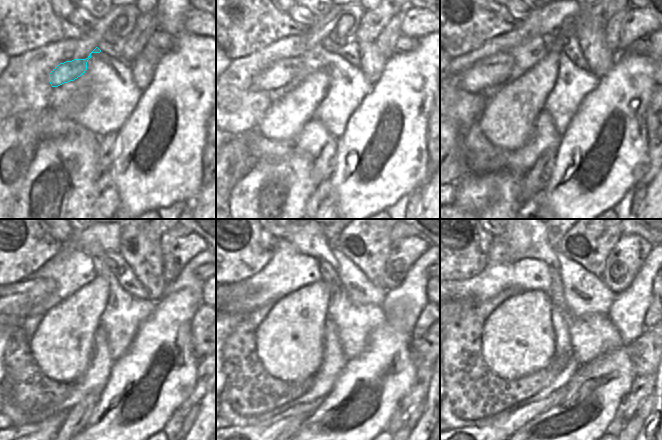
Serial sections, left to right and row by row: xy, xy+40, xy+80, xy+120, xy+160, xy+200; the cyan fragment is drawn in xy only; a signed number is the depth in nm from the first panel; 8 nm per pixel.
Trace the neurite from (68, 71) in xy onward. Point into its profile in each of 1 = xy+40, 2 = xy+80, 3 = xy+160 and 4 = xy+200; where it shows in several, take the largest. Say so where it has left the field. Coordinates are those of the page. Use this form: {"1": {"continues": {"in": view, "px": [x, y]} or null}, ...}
{"1": {"continues": {"in": "xy+40", "px": [279, 73]}}, "2": {"continues": {"in": "xy+80", "px": [486, 76]}}, "3": {"continues": {"in": "xy+160", "px": [244, 296]}}, "4": {"continues": {"in": "xy+200", "px": [476, 289]}}}

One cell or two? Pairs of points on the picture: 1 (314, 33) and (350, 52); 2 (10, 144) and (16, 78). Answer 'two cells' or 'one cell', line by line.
1: two cells
2: two cells

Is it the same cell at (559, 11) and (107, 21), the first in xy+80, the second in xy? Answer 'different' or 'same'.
same

